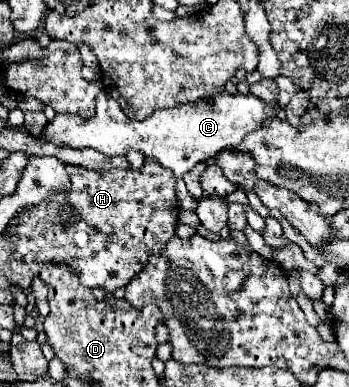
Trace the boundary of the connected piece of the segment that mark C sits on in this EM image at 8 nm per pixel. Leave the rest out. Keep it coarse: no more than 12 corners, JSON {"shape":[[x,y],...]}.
{"shape":[[107,90],[85,120],[57,114],[43,142],[129,150],[183,178],[267,120],[253,94],[123,114]]}

